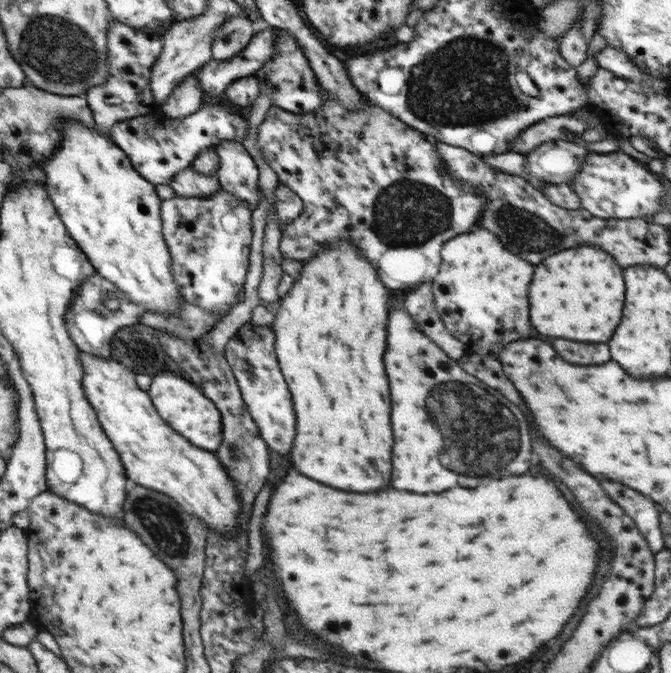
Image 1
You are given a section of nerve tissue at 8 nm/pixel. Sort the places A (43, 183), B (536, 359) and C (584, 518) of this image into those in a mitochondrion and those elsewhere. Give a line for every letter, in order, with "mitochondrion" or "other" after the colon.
A: other
B: other
C: other

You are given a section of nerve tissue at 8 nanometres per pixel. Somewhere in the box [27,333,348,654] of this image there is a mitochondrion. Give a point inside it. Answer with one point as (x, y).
(159, 518)

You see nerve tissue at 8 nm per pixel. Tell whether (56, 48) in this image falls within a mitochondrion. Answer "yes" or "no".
yes

